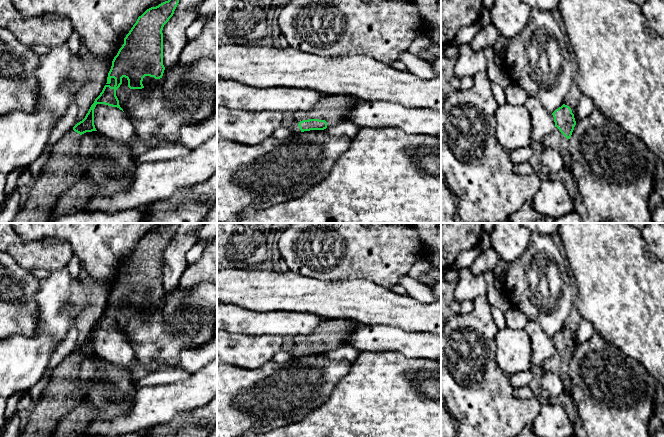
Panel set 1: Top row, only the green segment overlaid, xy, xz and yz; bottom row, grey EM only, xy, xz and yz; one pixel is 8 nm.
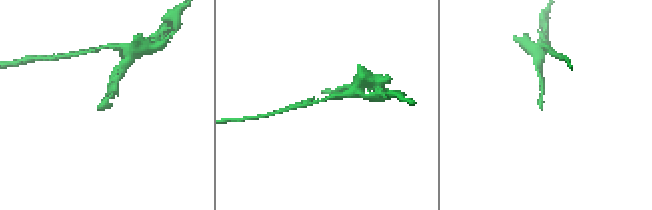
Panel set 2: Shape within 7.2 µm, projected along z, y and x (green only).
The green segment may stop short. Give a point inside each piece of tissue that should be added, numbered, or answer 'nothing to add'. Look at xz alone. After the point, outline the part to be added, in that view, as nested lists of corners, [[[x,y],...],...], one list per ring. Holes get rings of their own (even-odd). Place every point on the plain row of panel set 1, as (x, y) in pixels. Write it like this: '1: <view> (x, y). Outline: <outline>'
1: xz (332, 333). Outline: [[[350,320],[325,321],[312,334],[291,337],[294,347],[289,354],[294,358],[300,357],[299,346],[309,343],[325,344],[327,352],[335,350],[345,343],[345,338],[356,326],[357,323]]]

